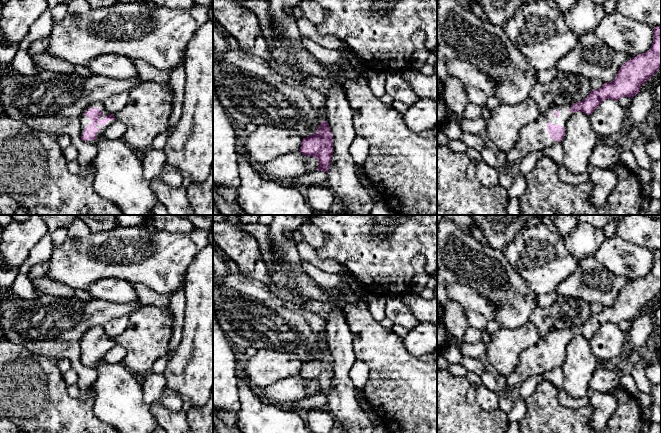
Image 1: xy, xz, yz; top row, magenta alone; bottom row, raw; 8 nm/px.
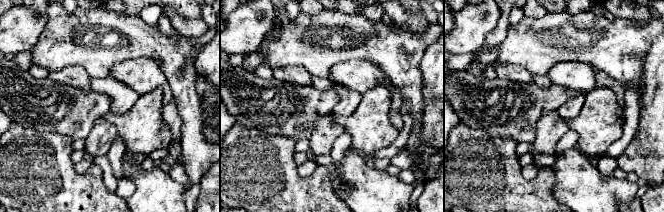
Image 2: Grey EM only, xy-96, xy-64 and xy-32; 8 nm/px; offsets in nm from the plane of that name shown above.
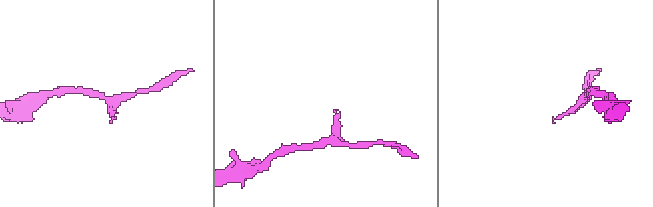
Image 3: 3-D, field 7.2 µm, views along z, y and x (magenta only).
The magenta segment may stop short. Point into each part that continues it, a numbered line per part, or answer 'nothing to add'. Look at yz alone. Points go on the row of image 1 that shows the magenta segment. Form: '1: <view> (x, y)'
1: yz (533, 137)

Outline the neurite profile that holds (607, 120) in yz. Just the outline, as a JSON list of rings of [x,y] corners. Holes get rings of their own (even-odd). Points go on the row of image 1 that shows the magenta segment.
[[[604,100],[589,115],[592,128],[604,142],[613,140],[624,133],[624,119],[626,110],[616,100]]]

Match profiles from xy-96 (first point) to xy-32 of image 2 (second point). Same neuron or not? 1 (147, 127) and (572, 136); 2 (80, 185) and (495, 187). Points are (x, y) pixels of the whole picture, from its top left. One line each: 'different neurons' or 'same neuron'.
1: different neurons
2: same neuron

